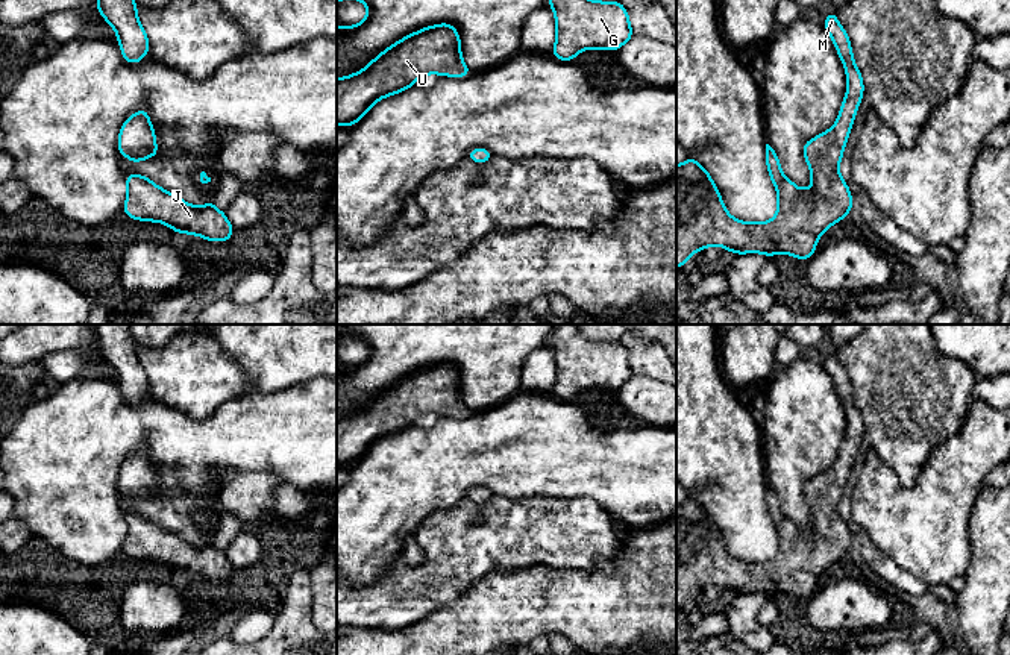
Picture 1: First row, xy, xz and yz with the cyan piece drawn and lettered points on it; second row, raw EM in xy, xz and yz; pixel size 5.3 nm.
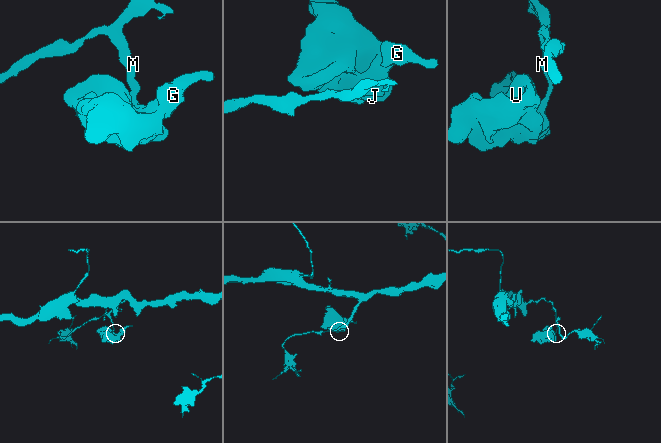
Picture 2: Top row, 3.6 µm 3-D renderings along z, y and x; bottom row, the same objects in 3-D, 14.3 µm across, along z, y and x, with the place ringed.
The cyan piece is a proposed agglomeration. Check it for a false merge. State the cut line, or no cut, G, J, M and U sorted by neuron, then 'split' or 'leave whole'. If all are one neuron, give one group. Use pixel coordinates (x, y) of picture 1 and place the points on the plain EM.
cut none; groups G J M U; leave whole

